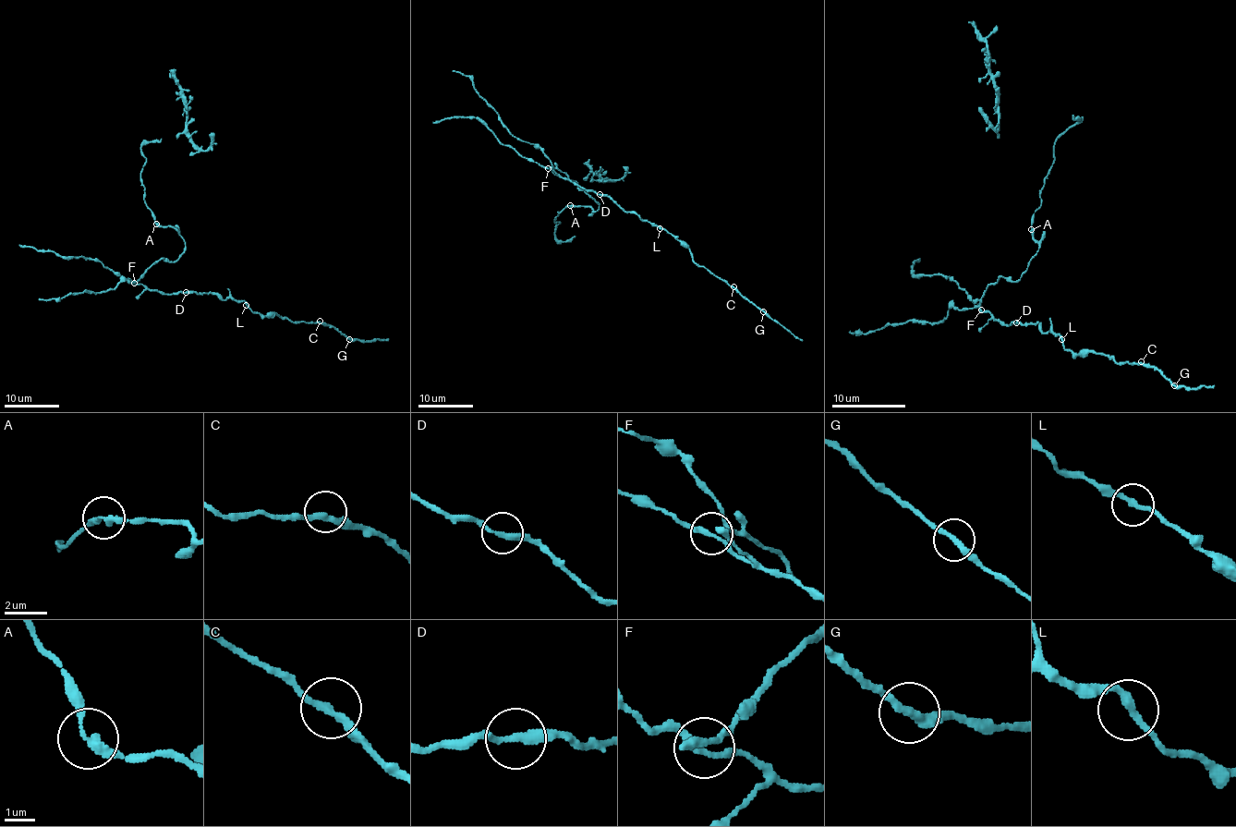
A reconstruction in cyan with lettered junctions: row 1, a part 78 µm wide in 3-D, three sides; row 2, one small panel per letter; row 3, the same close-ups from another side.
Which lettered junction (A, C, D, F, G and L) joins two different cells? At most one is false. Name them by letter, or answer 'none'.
none

